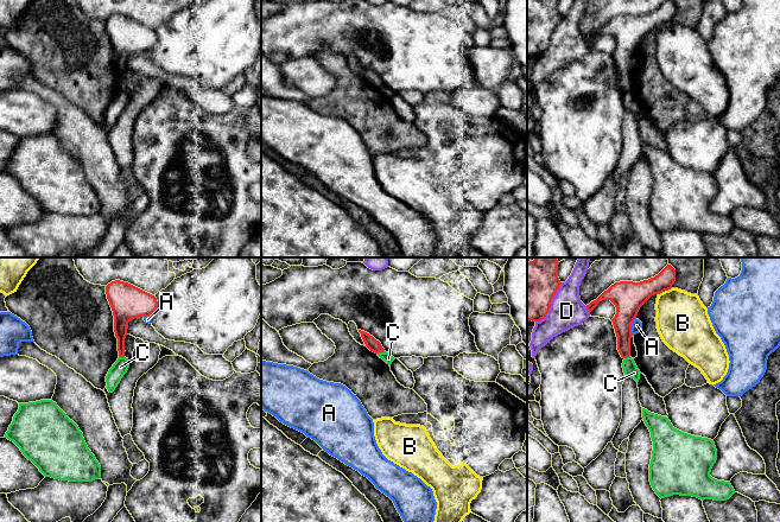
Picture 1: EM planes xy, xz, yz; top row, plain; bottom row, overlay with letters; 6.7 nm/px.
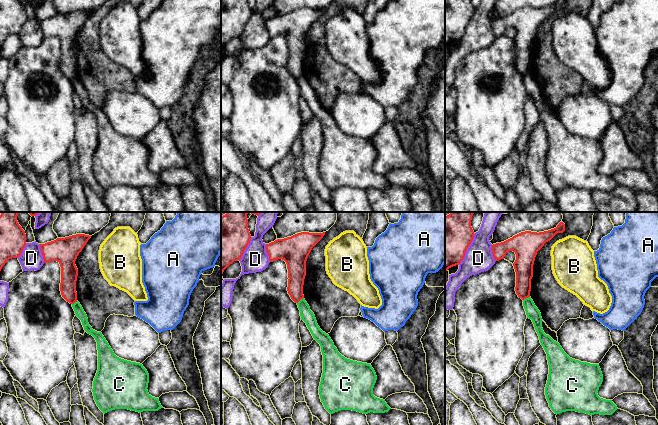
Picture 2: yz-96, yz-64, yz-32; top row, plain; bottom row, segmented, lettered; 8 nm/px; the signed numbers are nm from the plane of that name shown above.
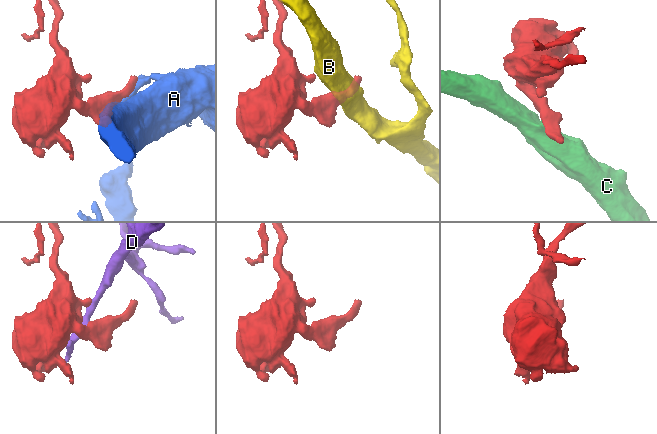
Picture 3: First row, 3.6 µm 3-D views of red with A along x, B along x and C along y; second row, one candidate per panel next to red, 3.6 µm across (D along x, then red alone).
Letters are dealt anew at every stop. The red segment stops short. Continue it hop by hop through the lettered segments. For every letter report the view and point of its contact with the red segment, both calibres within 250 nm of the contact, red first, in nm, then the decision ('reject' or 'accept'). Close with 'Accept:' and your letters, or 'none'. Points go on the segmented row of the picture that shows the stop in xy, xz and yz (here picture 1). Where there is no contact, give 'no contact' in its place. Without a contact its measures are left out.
A: meets red in yz at (631, 326); 220 nm thick on the red side, 80 nm on the other; reject
B: meets red in yz at (664, 291); 220 nm thick on the red side, 360 nm on the other; reject
C: meets red in xz at (380, 351); 90 nm thick on the red side, 70 nm on the other; reject
D: meets red in yz at (550, 304); 360 nm thick on the red side, 240 nm on the other; reject
Accept: none

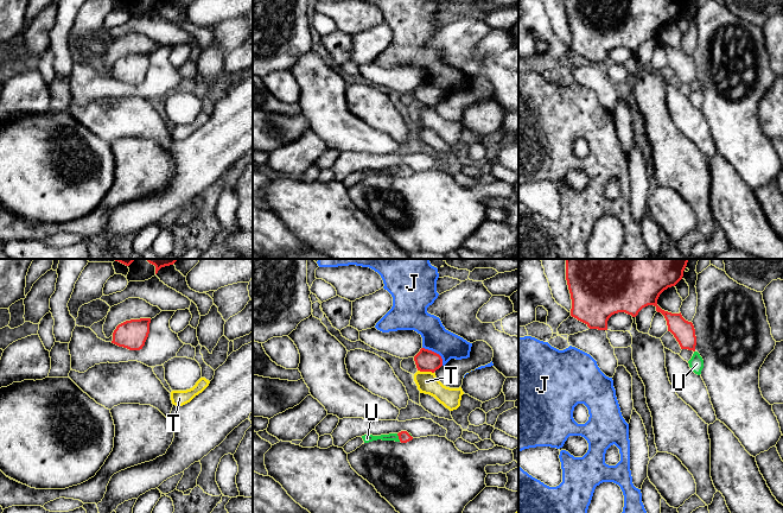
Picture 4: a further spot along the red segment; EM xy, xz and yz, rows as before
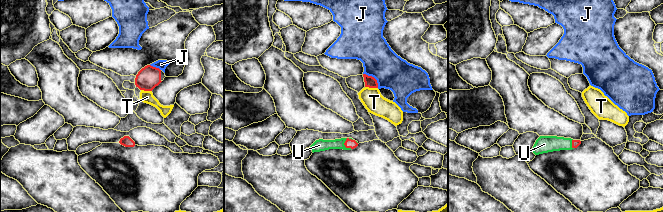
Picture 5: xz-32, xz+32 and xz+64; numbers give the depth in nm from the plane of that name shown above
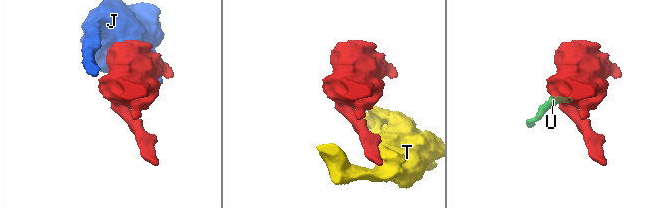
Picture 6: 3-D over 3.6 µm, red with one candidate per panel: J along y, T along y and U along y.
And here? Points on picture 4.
J: meets red in xz at (435, 353); 150 nm thick on the red side, 180 nm on the other; reject
T: meets red in xz at (426, 371); 150 nm thick on the red side, 140 nm on the other; reject
U: meets red in xz at (399, 437); 80 nm thick on the red side, 60 nm on the other; accept
Accept: U

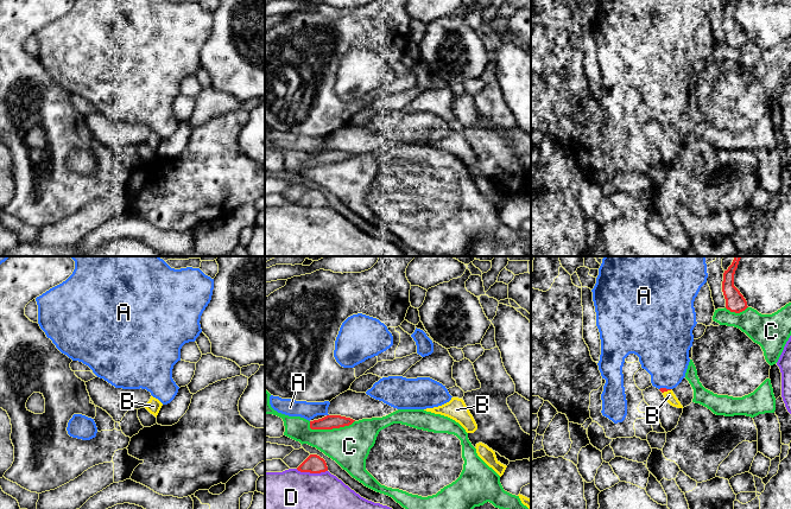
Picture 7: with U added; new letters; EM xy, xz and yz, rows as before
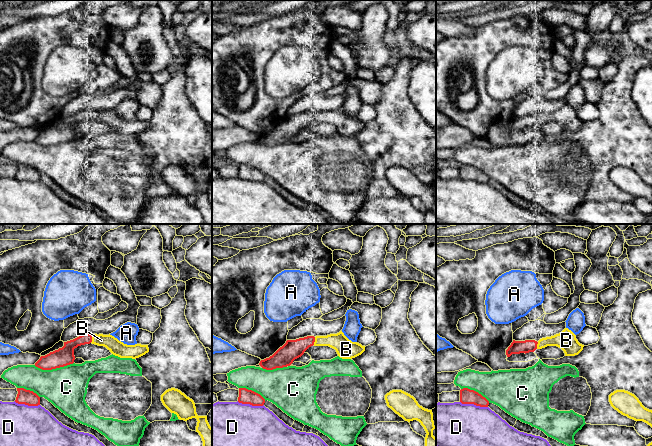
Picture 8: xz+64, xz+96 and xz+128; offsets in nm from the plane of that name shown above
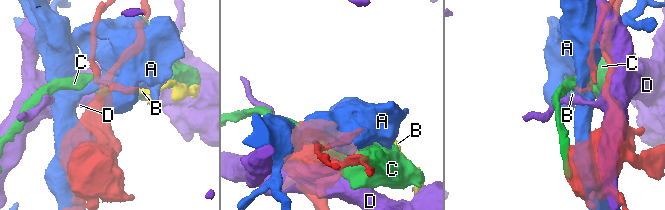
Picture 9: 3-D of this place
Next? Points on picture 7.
A: meets red in yz at (664, 388); 30 nm thick on the red side, 340 nm on the other; reject
B: meets red in yz at (666, 390); 30 nm thick on the red side, 70 nm on the other; accept
C: meets red in xz at (331, 428); 100 nm thick on the red side, 280 nm on the other; reject
D: meets red in xz at (311, 472); 130 nm thick on the red side, 280 nm on the other; reject
Accept: B

